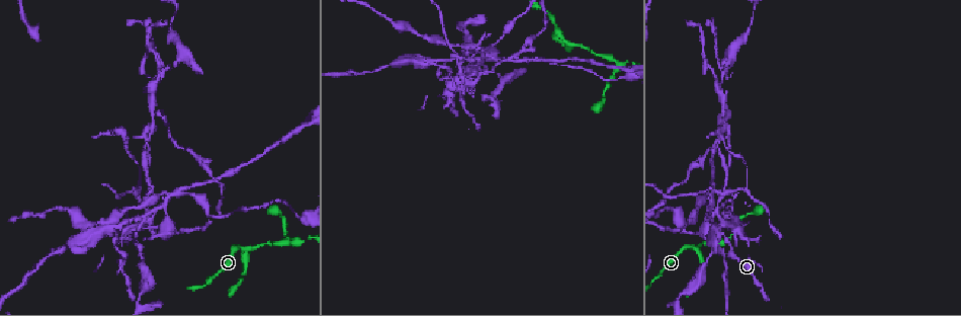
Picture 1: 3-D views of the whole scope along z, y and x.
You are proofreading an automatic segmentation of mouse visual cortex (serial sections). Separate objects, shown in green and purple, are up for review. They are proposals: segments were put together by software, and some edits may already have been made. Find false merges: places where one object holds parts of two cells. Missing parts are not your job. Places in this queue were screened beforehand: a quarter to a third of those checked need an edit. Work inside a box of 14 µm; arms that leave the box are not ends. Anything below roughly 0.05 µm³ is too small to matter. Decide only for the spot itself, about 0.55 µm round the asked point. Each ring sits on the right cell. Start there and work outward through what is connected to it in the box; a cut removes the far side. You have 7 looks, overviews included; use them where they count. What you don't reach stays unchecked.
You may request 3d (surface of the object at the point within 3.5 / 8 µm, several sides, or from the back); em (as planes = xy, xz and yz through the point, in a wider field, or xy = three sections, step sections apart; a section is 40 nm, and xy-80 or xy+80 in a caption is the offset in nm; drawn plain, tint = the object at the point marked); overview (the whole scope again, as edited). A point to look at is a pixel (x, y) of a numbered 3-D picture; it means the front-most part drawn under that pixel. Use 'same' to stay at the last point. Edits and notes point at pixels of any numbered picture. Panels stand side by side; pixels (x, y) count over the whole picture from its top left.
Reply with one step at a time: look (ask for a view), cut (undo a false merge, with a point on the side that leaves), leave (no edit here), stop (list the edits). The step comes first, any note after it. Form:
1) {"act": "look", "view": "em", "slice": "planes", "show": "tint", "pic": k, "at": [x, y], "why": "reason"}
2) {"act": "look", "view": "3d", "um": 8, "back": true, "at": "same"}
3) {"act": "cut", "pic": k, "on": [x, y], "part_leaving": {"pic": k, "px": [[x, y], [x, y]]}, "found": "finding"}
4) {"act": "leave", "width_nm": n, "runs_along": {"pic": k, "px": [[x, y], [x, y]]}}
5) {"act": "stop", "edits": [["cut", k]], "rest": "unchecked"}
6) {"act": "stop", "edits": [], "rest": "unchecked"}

{"act": "look", "view": "3d", "um": 3.5, "pic": 1, "at": [445, 61], "why": "sudden change in width"}

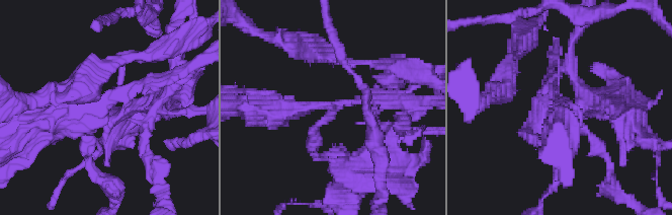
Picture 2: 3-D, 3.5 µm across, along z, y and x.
{"act": "look", "view": "em", "slice": "xy", "step": 5, "show": "tint", "pic": 2, "at": [329, 112], "why": "need the tissue"}

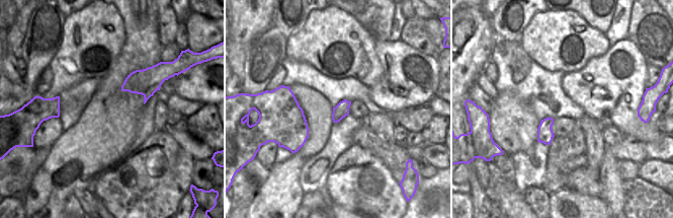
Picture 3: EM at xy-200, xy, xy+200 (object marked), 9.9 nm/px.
{"act": "look", "view": "em", "slice": "planes", "show": "tint", "at": "same", "why": "another direction"}

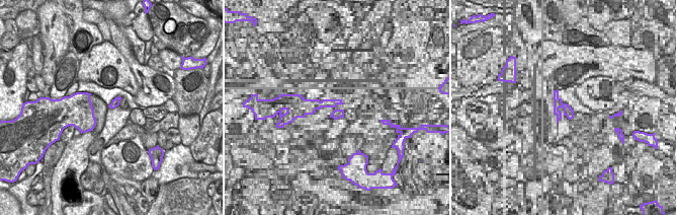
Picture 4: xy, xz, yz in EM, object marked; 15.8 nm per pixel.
{"act": "cut", "pic": 2, "on": [128, 119], "width_nm": 130, "part_leaving": {"pic": 2, "px": [[93, 124], [115, 96], [168, 74]]}, "found": "a second cell is stuck on"}

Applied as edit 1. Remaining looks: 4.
{"act": "look", "view": "overview", "why": "see it whole again"}

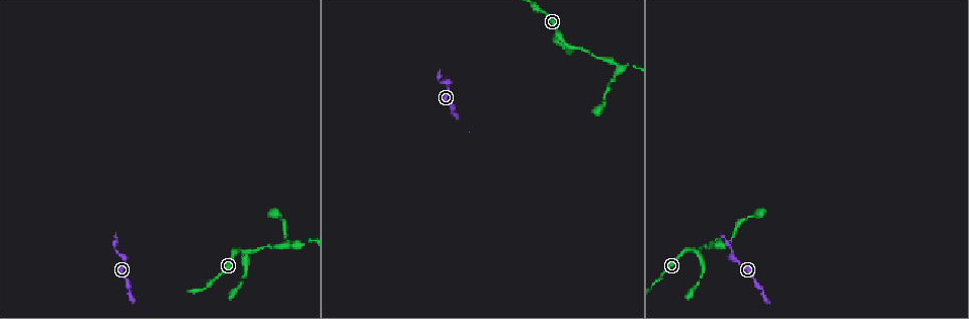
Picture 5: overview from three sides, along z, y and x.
{"act": "look", "view": "3d", "um": 8, "pic": 5, "at": [246, 251], "why": "three arms meet"}

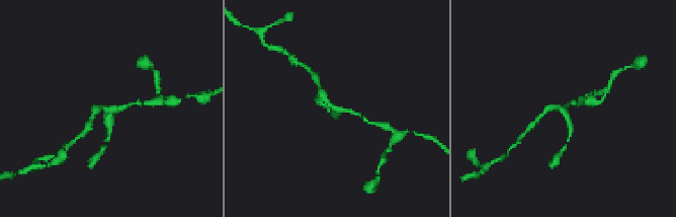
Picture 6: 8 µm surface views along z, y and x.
{"act": "look", "view": "3d", "um": 3.5, "pic": 6, "at": [563, 108]}

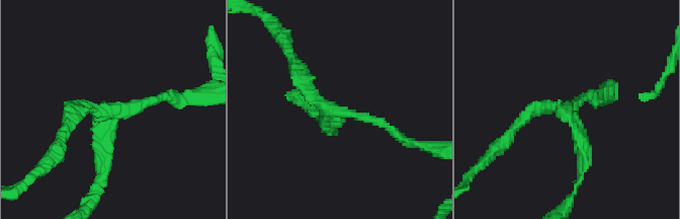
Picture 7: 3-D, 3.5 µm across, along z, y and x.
{"act": "look", "view": "em", "slice": "xy", "step": 5, "show": "tint", "pic": 7, "at": [331, 110], "why": "shape alone is not enough"}

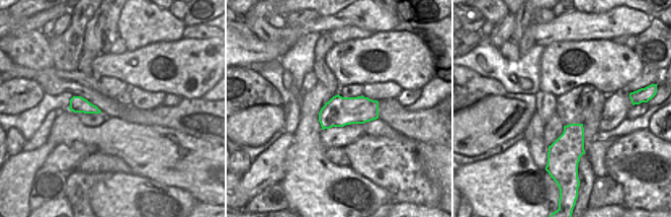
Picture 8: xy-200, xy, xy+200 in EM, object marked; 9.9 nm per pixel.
{"act": "cut", "pic": 7, "on": [582, 166], "part_leaving": {"pic": 7, "px": [[578, 122], [585, 162], [565, 209]]}, "found": "two cells meet here"}

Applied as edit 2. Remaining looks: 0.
{"act": "stop", "edits": [["cut", 2], ["cut", 7]], "rest": "unchecked"}

